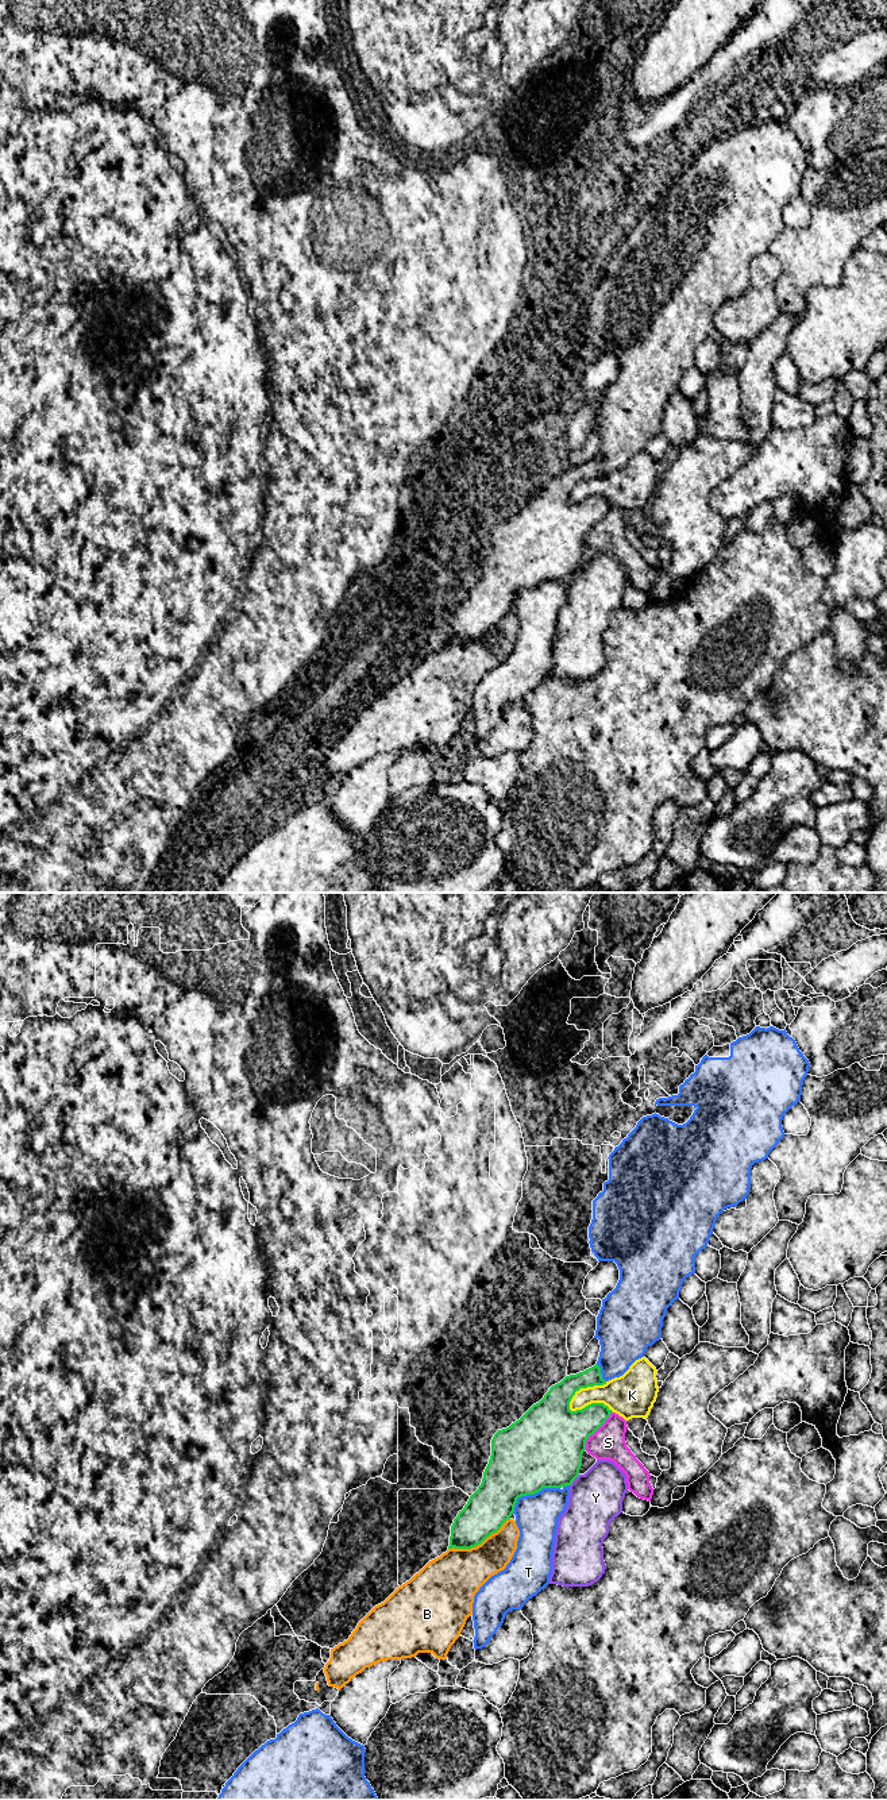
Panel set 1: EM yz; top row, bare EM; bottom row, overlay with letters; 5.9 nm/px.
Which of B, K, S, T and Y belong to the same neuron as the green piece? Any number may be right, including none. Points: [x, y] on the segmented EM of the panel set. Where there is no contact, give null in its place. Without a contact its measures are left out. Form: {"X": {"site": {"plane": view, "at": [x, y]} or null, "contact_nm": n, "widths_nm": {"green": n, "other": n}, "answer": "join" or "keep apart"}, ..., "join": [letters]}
{"B": {"site": {"plane": "yz", "at": [478, 1544]}, "contact_nm": 420, "widths_nm": {"green": 260, "other": 320}, "answer": "keep apart"}, "K": {"site": {"plane": "yz", "at": [589, 1405]}, "contact_nm": 280, "widths_nm": {"green": 320, "other": 260}, "answer": "keep apart"}, "S": {"site": {"plane": "yz", "at": [596, 1430]}, "contact_nm": 280, "widths_nm": {"green": 380, "other": 200}, "answer": "keep apart"}, "T": {"site": {"plane": "yz", "at": [531, 1494]}, "contact_nm": 320, "widths_nm": {"green": 440, "other": 260}, "answer": "keep apart"}, "Y": {"site": {"plane": "yz", "at": [574, 1479]}, "contact_nm": 90, "widths_nm": {"green": 460, "other": 320}, "answer": "keep apart"}, "join": []}

